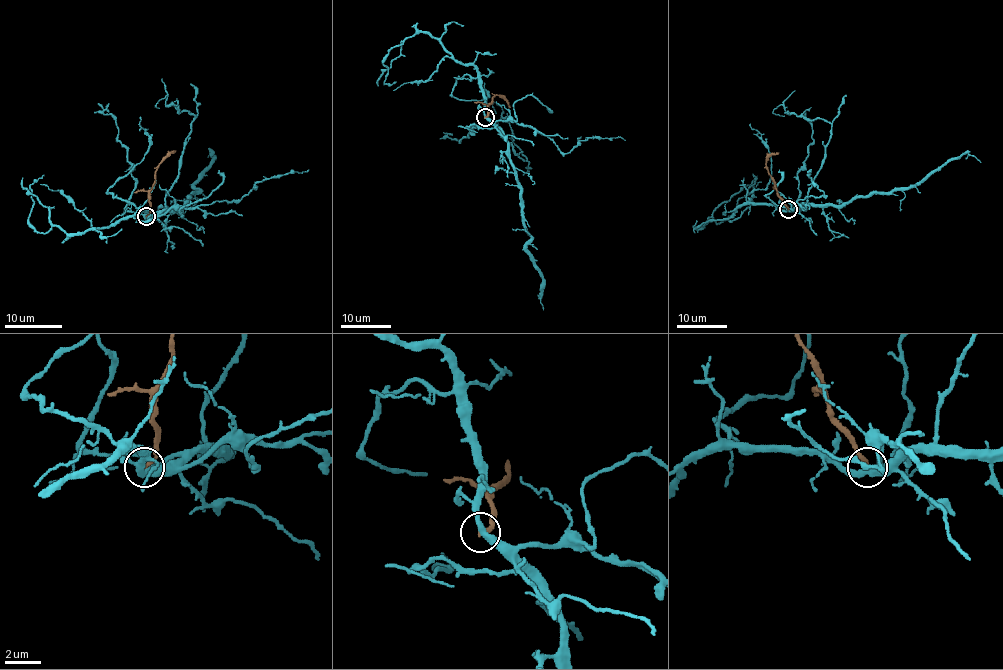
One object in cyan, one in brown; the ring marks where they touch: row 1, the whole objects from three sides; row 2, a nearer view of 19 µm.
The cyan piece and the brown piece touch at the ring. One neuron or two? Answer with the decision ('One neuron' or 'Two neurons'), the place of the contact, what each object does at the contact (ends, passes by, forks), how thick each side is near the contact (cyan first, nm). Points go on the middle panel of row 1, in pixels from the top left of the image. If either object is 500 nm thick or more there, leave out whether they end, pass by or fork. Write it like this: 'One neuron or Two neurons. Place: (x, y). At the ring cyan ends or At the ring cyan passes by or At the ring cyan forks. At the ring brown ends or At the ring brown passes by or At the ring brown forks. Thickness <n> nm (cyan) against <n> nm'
Two neurons. Place: (485, 117). At the ring cyan passes by. At the ring brown ends. Thickness 360 nm (cyan) against 220 nm

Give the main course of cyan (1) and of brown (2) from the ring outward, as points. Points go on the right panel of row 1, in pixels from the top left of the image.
1: (788, 209), (743, 203), (728, 218), (703, 224), (709, 218), (720, 223), (735, 210), (754, 183), (753, 173)
2: (788, 209), (766, 166), (766, 159), (779, 153)

